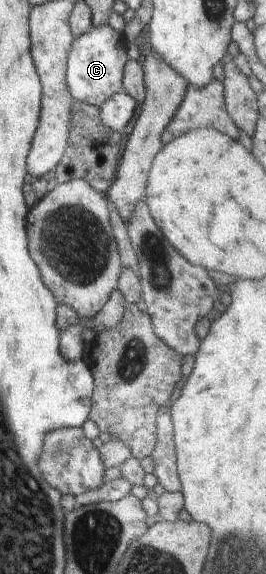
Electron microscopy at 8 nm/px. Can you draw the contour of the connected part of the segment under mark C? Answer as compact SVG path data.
M109 24L91 28L85 35L73 38L73 45L67 56L66 82L74 101L100 107L106 99L123 91L124 67L132 49L125 35L117 33Z

